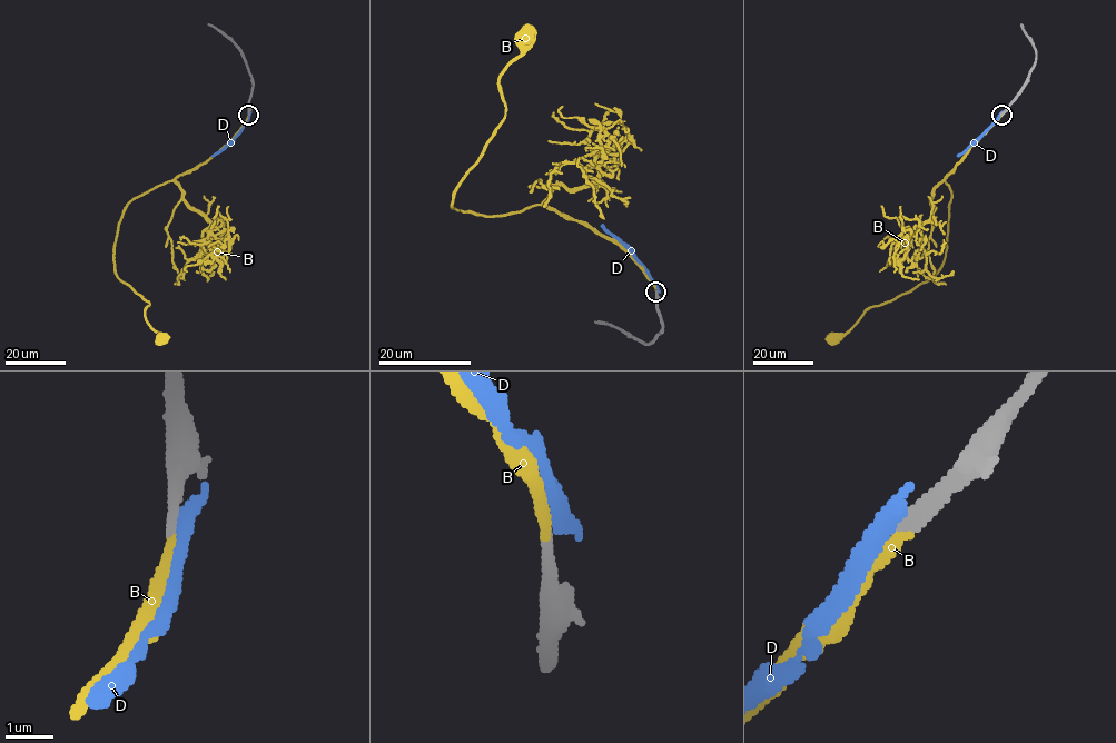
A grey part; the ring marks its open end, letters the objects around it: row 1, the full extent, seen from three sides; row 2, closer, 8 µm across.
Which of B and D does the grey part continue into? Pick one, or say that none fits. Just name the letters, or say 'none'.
B

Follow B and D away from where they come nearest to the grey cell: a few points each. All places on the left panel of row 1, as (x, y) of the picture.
B: (248, 115), (240, 131), (204, 162), (135, 197), (119, 224), (116, 275), (149, 303), (145, 317), (163, 339)
D: (249, 114), (240, 131), (211, 156)

